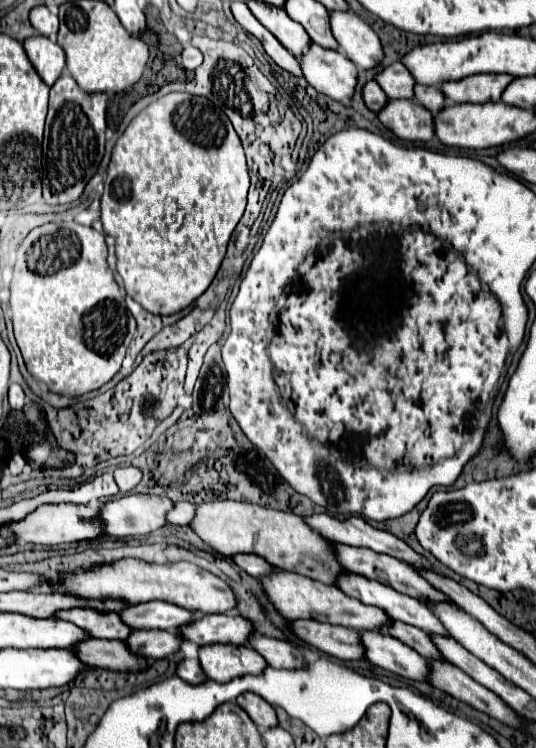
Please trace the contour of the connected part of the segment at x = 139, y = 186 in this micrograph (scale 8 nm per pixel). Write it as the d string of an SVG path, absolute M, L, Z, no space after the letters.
M169 93L169 95L153 101L151 105L147 105L129 123L125 133L117 139L117 143L113 147L111 163L107 167L105 191L101 197L103 231L115 239L117 271L123 277L123 285L125 285L127 295L131 295L137 303L141 303L143 309L147 309L149 313L159 313L159 315L177 313L177 311L185 309L187 305L191 305L199 295L203 295L207 291L207 287L211 285L211 281L213 281L213 277L215 277L215 273L217 273L217 269L225 257L229 237L231 237L235 225L239 223L239 219L245 211L247 189L249 189L249 173L247 173L247 165L245 165L245 153L243 153L241 141L239 141L239 137L237 137L237 133L229 121L229 117L221 111L221 107L213 105L205 97L197 97L197 95L189 95L189 93Z

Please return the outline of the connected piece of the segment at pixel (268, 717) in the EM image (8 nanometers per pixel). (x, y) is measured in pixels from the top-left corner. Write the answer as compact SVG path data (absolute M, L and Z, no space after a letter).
M243 693L237 697L237 703L247 711L247 715L253 719L253 723L259 729L269 729L269 727L277 725L275 709L263 697L259 697L255 693Z

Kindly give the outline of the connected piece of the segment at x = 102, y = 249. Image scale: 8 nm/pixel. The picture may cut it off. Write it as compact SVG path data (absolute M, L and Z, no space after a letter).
M73 221L45 223L23 239L11 281L11 313L27 371L59 395L79 397L105 385L119 371L125 349L135 335L135 319L127 313L125 299L107 265L105 235Z

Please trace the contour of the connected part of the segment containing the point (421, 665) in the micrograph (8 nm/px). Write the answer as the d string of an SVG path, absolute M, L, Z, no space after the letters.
M361 631L359 635L365 647L365 659L369 663L405 679L425 681L427 661L417 651L381 631Z

